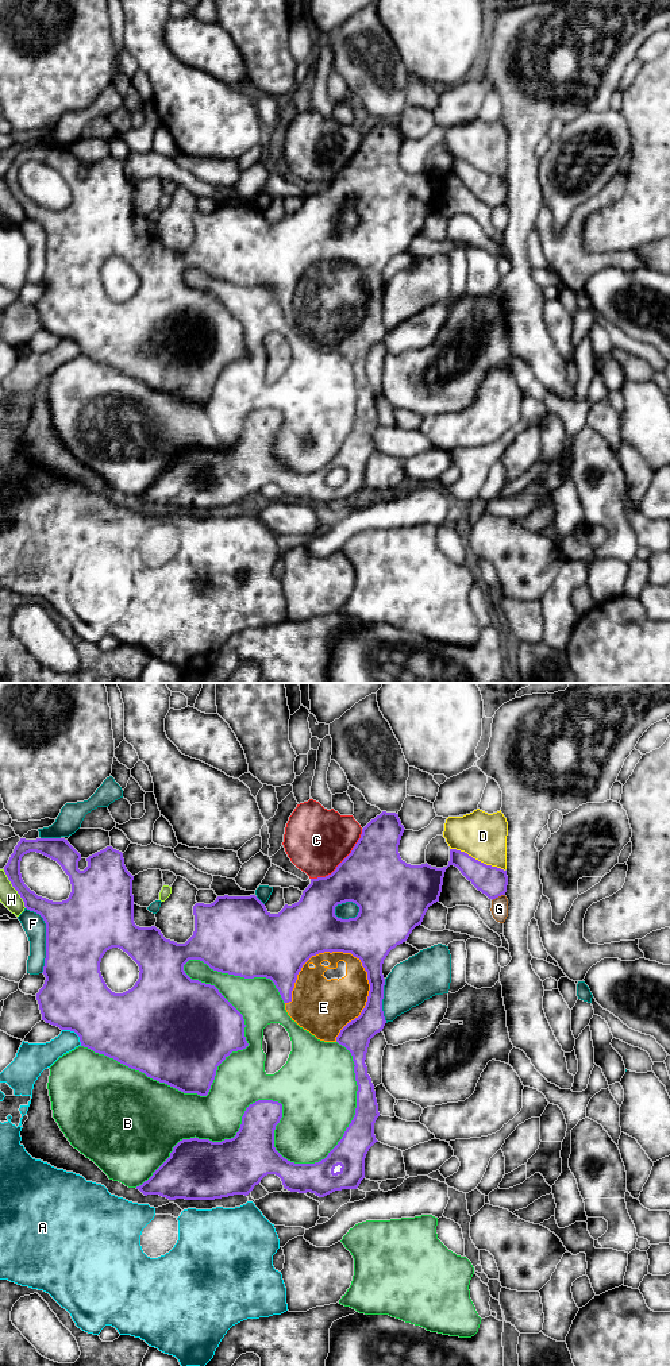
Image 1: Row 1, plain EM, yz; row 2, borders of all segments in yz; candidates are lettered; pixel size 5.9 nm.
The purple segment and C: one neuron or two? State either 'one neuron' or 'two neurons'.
two neurons

